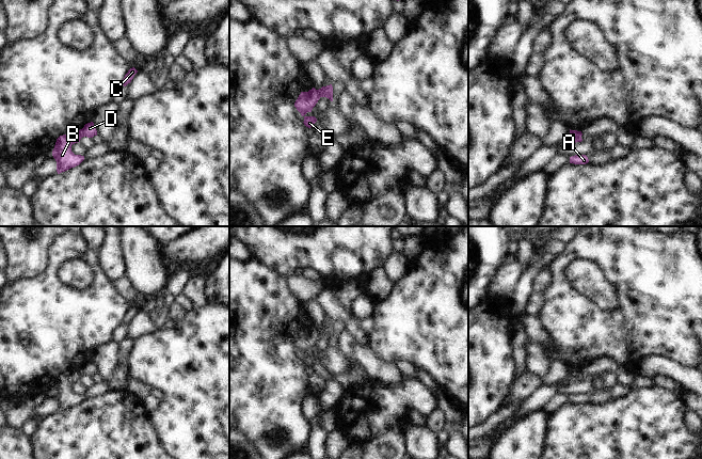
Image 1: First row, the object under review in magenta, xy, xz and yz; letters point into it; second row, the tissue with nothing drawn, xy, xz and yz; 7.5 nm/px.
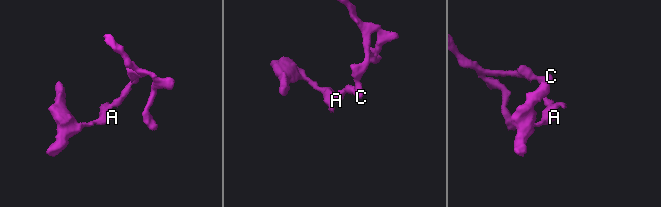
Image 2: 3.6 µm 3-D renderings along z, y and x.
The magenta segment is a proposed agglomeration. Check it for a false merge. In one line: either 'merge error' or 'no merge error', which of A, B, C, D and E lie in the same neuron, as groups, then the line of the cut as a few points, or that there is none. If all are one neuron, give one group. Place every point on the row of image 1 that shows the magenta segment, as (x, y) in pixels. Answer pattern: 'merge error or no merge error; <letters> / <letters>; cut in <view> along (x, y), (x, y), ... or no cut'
merge error; A B E / C D; cut in xz along (317, 90), (320, 96)

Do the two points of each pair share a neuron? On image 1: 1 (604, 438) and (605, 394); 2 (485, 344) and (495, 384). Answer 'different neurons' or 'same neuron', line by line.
1: different neurons
2: same neuron

